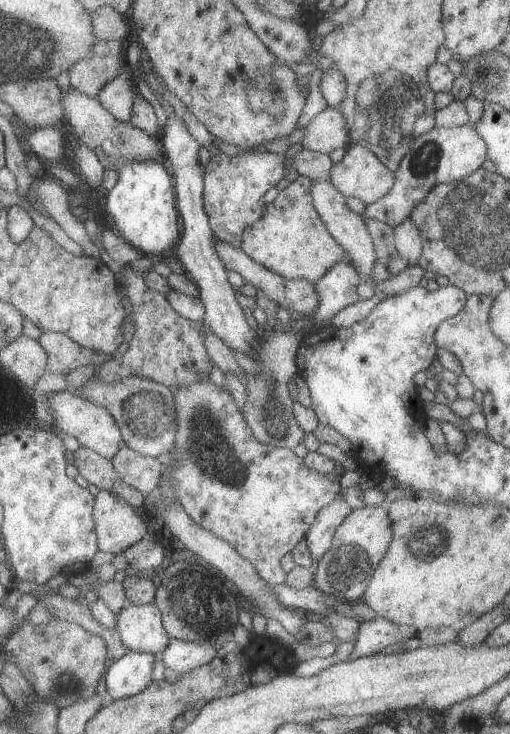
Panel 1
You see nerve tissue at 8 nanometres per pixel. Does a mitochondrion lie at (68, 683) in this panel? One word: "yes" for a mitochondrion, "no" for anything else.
yes

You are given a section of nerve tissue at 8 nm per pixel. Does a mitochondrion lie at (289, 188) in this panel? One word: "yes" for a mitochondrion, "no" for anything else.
no

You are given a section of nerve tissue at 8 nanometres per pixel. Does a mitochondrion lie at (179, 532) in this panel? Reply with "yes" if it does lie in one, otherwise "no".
no

